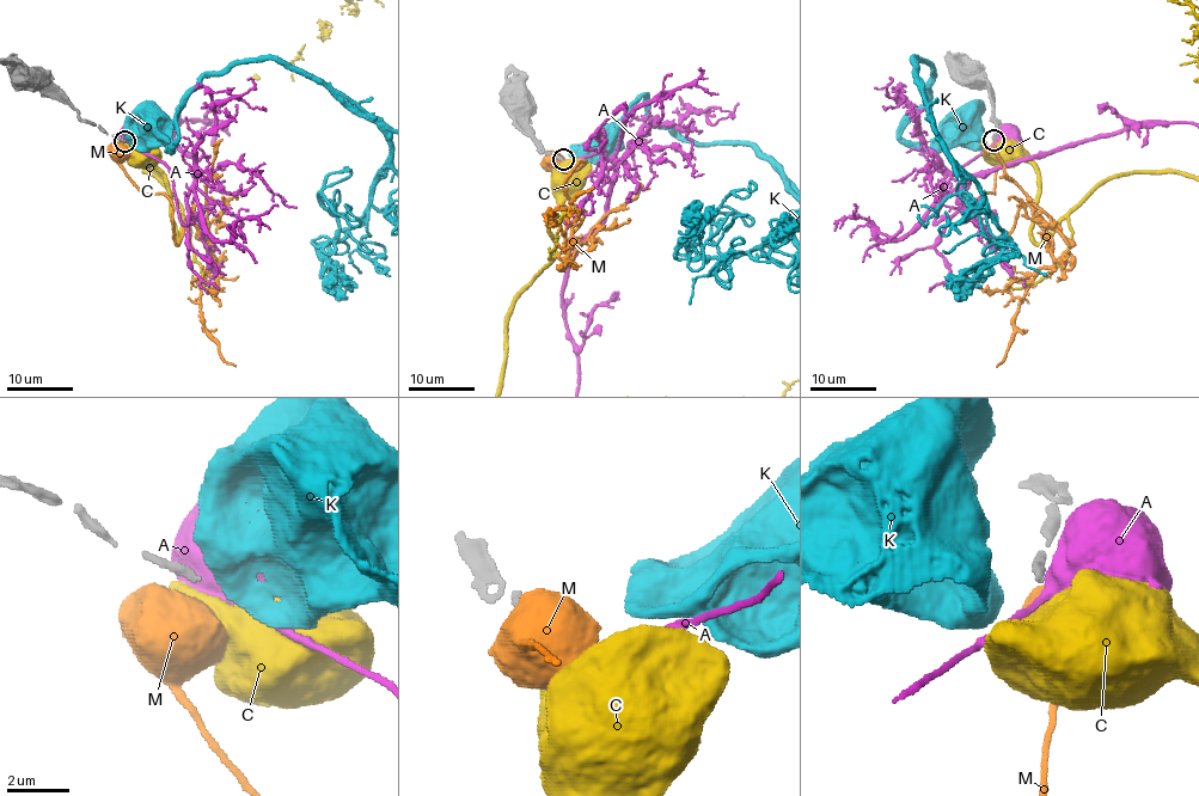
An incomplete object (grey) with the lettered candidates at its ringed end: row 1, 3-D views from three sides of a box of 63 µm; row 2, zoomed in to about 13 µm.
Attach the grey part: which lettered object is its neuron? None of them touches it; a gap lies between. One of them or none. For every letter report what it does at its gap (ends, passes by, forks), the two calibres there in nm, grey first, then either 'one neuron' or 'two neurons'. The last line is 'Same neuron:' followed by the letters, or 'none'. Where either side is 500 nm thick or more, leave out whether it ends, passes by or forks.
A: 240/1100 nm | two neurons
C: 240/700 nm | two neurons
K: 240/650 nm | two neurons
M: 240/750 nm | two neurons
Same neuron: none

